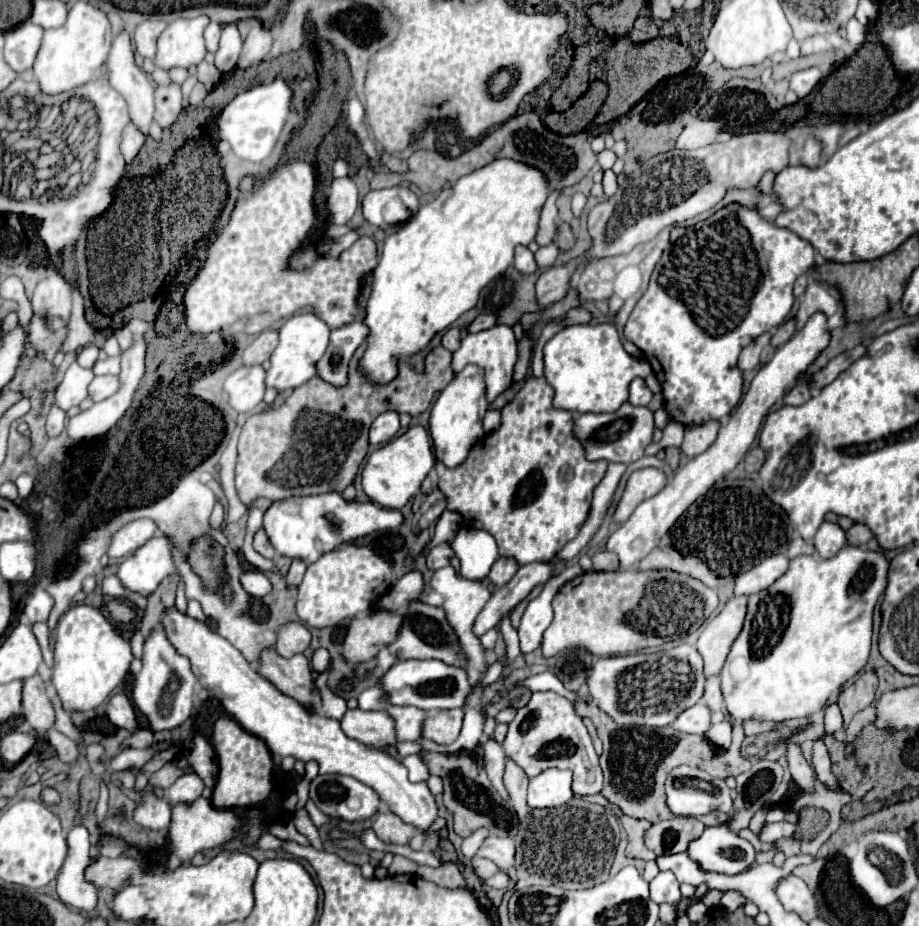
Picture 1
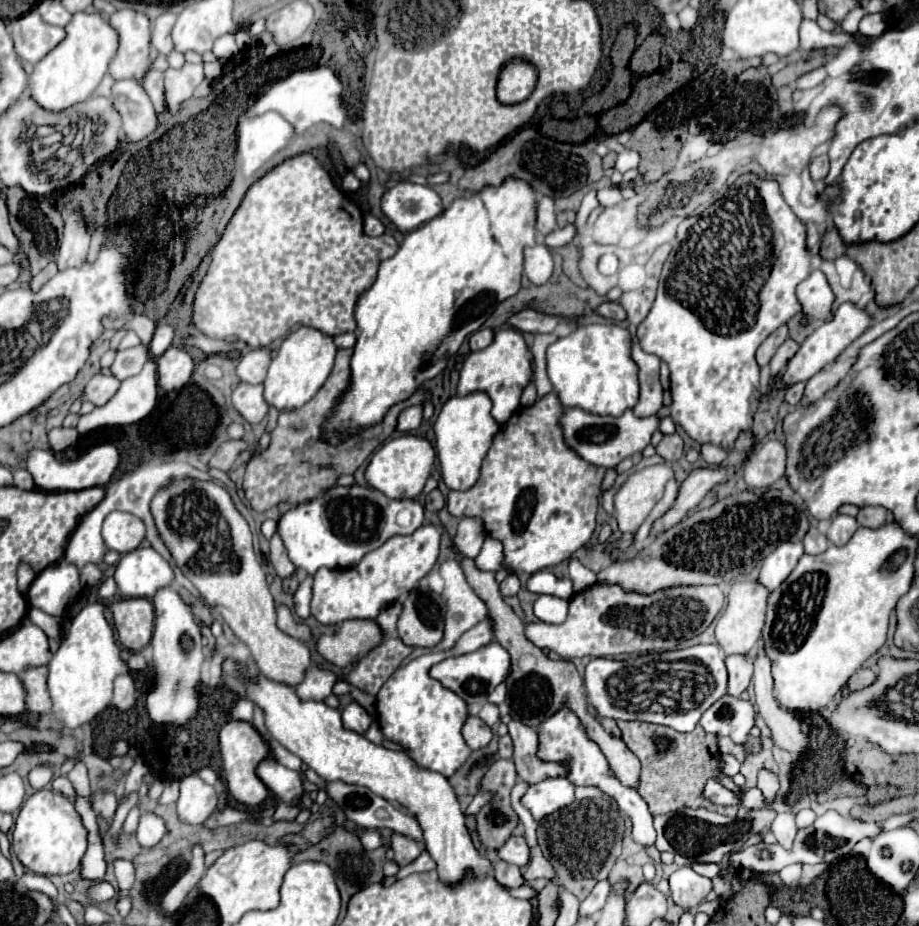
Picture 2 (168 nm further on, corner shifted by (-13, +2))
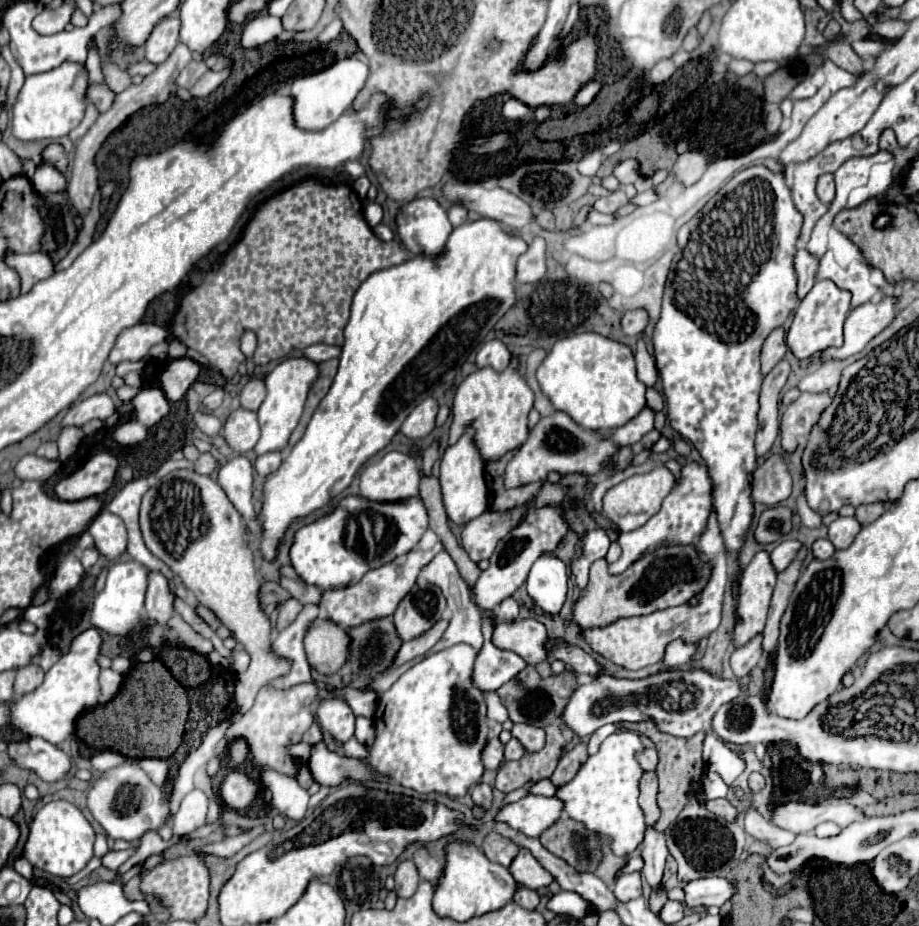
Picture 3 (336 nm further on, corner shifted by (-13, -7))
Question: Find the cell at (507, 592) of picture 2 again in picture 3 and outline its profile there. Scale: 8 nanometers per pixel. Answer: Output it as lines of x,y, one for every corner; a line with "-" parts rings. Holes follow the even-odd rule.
509,596
509,598
505,598
505,600
495,608
495,614
497,614
497,618
499,618
501,622
511,622
511,620
515,620
517,614
519,614
519,602
517,602
513,596

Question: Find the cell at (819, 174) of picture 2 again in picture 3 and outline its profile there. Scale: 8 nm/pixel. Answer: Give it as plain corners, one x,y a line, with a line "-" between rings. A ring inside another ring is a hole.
823,174
817,180
817,196
821,202
829,204
835,196
835,184
833,184
833,174

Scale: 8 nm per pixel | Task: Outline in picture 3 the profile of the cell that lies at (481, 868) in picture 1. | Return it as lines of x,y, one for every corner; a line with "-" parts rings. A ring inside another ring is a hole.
517,884
517,896
513,896
513,902
517,902
517,904
523,906
523,908
533,910
533,908
537,906
537,902
539,902
539,896
537,896
535,890

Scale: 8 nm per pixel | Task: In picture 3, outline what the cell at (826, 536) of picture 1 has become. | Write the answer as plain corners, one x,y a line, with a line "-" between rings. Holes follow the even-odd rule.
837,518
829,526
829,540
835,546
835,550
849,548
849,544
855,540
857,532
861,530
861,524
855,518

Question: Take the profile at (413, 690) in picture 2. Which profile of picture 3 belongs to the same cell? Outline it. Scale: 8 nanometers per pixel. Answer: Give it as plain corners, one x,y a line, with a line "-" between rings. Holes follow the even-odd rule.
455,644
441,652
429,654
413,668
409,668
385,694
379,696
377,712
375,712
375,728
377,738
369,748
367,764
371,764
377,772
391,776
397,784
429,794
439,792
451,798
465,796
473,784
479,782
483,774
481,764
481,748
489,738
489,722
485,716
485,698
479,690
471,688
471,674
473,674
473,660
477,656
475,648
469,644

